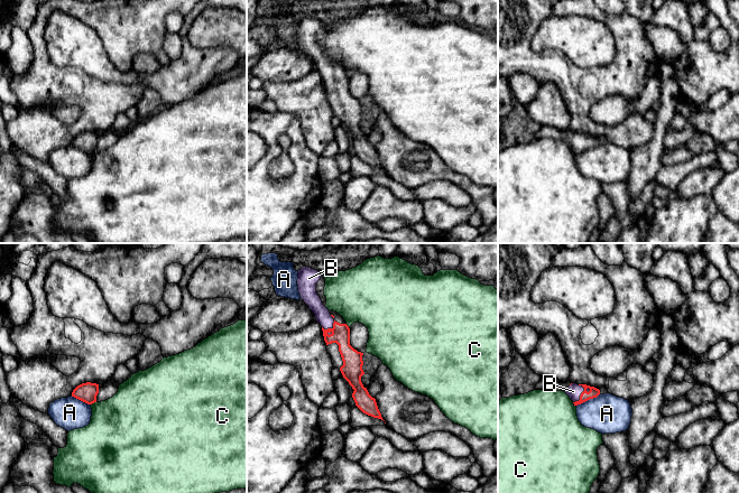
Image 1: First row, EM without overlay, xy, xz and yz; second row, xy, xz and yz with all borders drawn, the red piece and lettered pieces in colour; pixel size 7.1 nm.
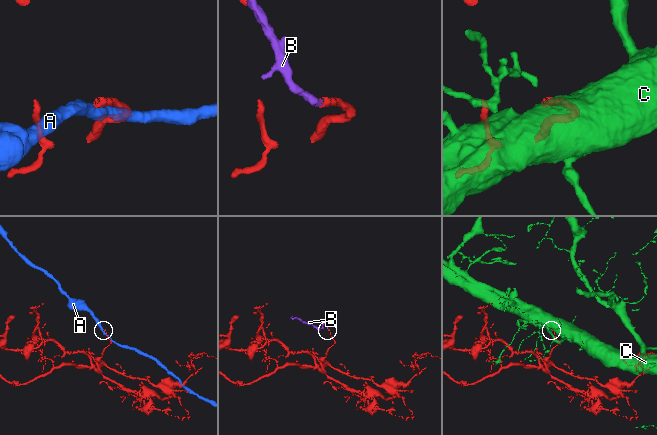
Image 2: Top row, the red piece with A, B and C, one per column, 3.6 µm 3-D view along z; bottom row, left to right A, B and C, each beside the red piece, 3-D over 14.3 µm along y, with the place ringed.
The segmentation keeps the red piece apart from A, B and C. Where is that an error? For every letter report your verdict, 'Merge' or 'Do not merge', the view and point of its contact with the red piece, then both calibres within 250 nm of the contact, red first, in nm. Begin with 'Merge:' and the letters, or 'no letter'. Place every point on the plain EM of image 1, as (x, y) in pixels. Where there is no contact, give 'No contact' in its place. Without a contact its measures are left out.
Merge: B
A: Do not merge. Touches red at yz (588, 148). Thickness 70 nm (red) against 280 nm
B: Merge. Touches red at yz (581, 143). Thickness 70 nm (red) against 100 nm
C: Do not merge. Touches red at xy (93, 151). Thickness 140 nm (red) against 420 nm

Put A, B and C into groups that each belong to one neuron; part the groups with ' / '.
A / B / C

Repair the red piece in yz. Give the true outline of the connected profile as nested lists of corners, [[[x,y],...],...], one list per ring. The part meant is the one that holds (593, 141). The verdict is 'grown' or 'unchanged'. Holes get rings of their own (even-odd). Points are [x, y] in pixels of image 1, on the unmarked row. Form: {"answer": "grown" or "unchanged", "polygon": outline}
{"answer": "grown", "polygon": [[[572,132],[564,141],[570,146],[574,155],[597,147],[600,143],[600,139],[594,136],[576,132]]]}

